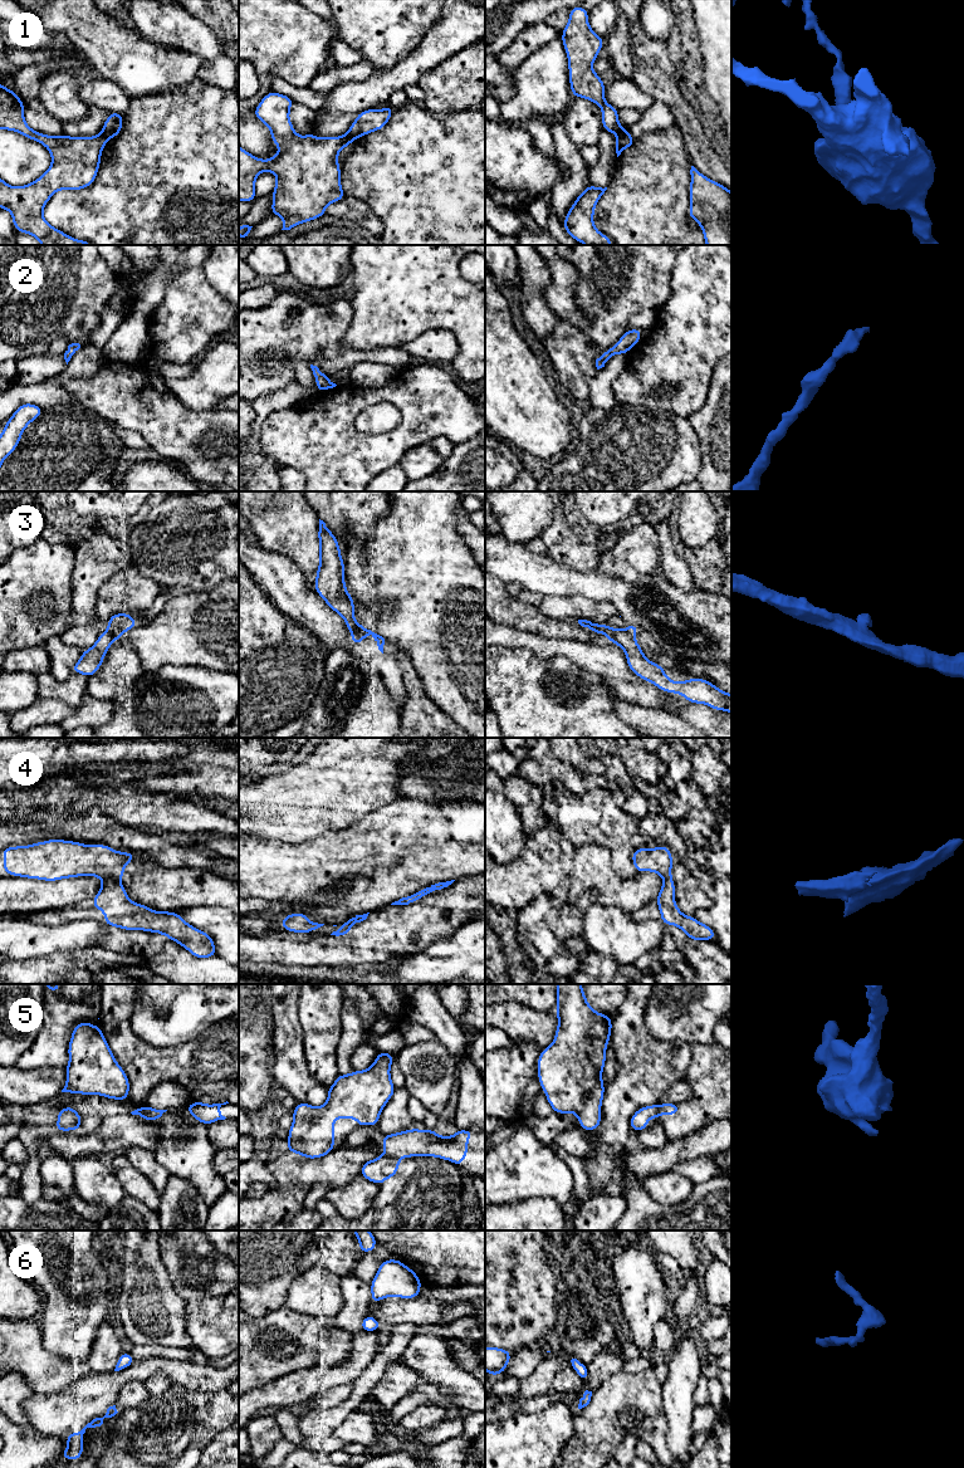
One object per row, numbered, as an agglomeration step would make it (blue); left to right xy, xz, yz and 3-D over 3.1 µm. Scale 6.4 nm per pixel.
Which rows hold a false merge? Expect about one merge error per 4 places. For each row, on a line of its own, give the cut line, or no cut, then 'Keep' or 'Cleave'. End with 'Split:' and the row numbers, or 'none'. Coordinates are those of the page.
1: Split along yz (626, 131), (617, 138). Cleave
2: No split. Keep
3: Split along xz (357, 622), (351, 632). Cleave
4: Split along xy (103, 879), (117, 881). Cleave
5: Split along xz (382, 1155), (397, 1159). Cleave
6: No split. Keep
Split: 1, 3, 4, 5

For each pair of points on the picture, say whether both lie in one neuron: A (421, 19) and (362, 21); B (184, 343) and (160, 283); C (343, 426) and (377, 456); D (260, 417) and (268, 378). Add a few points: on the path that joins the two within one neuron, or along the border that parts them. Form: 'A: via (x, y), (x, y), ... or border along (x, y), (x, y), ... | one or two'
A: via (406, 21), (377, 21) | one
B: border along (175, 267), (164, 299), (158, 306) | two
C: via (352, 435), (368, 451) | one
D: border along (292, 381), (278, 390), (260, 394), (251, 402) | two

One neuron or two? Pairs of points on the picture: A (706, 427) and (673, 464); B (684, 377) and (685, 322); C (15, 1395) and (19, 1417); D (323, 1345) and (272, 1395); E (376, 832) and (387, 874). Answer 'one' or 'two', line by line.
A: two
B: one
C: one
D: two
E: one

